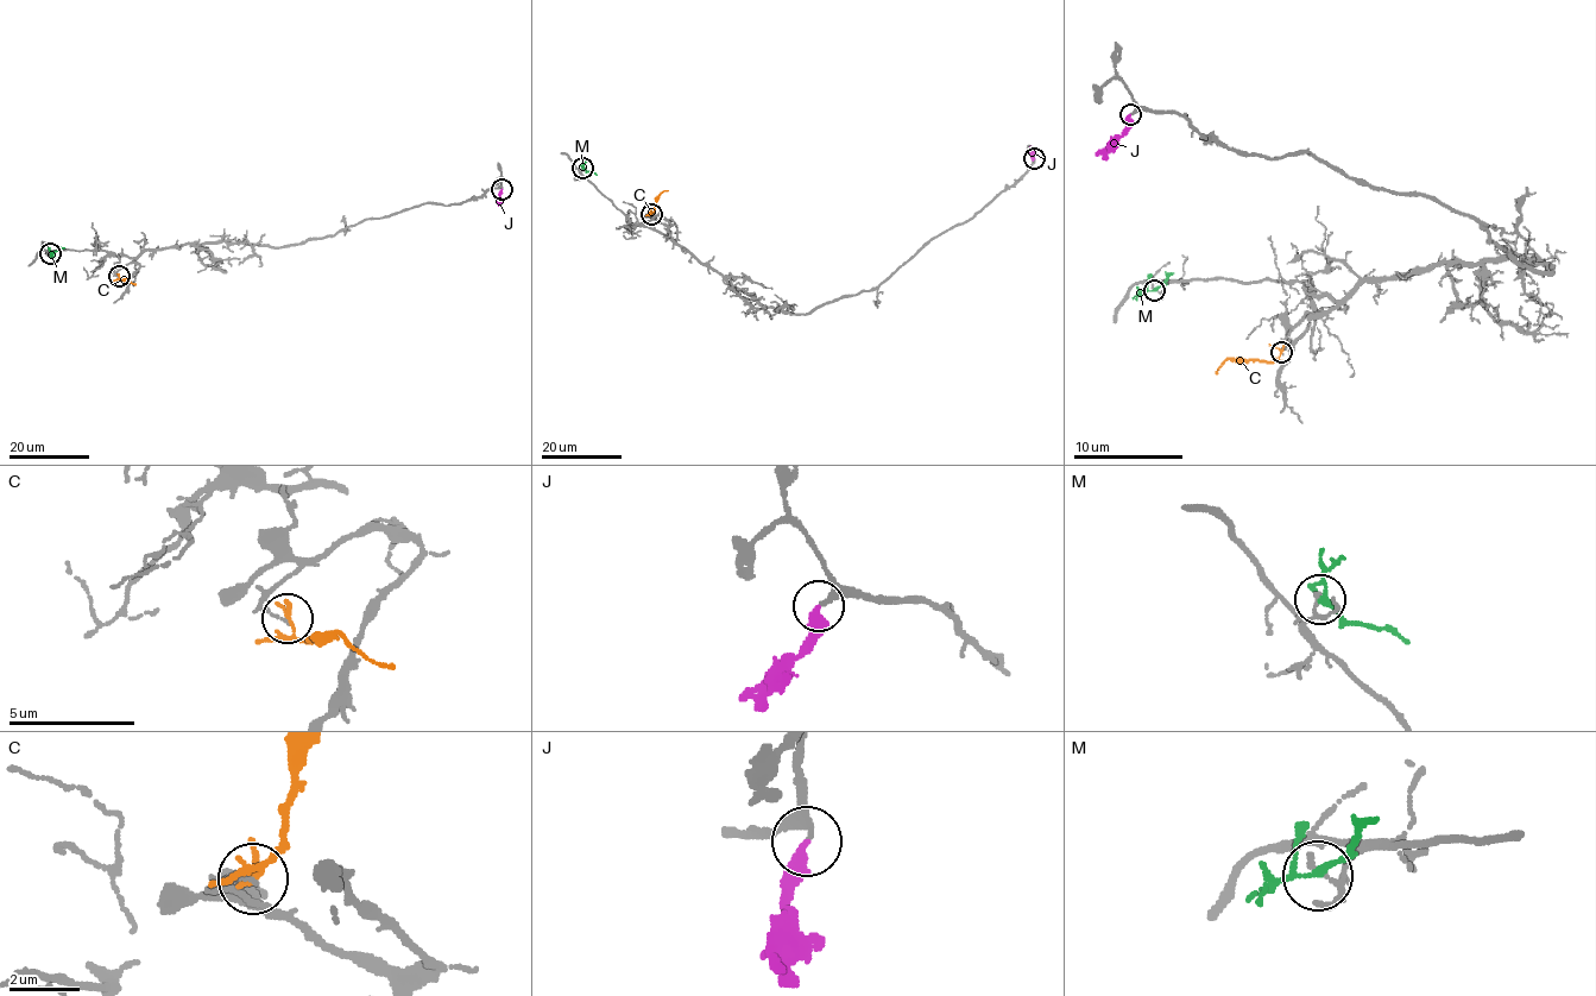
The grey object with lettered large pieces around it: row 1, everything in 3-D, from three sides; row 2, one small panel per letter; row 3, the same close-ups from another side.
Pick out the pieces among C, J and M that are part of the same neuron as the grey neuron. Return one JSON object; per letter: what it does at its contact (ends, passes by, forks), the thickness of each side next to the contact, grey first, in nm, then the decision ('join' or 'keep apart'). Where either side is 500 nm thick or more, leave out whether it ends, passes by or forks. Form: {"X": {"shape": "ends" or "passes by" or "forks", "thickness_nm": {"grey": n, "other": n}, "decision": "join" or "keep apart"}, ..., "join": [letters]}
{"C": {"shape": "forks", "thickness_nm": {"grey": 120, "other": 110}, "decision": "keep apart"}, "J": {"shape": "ends", "thickness_nm": {"grey": 130, "other": 380}, "decision": "join"}, "M": {"shape": "forks", "thickness_nm": {"grey": 130, "other": 150}, "decision": "keep apart"}, "join": ["J"]}

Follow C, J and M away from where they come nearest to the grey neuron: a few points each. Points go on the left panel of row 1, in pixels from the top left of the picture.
C: (118, 277), (136, 284)
J: (502, 189), (499, 205)
M: (50, 253), (64, 247)

